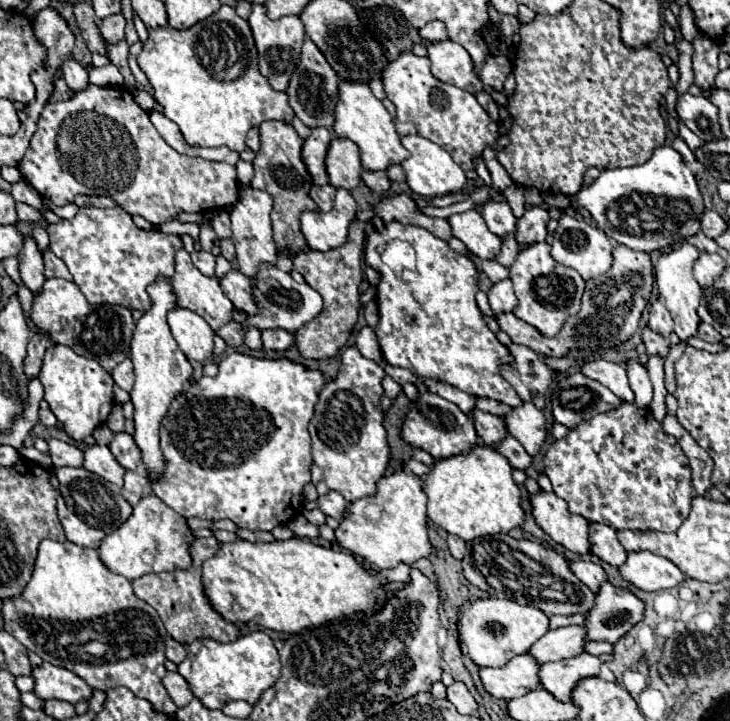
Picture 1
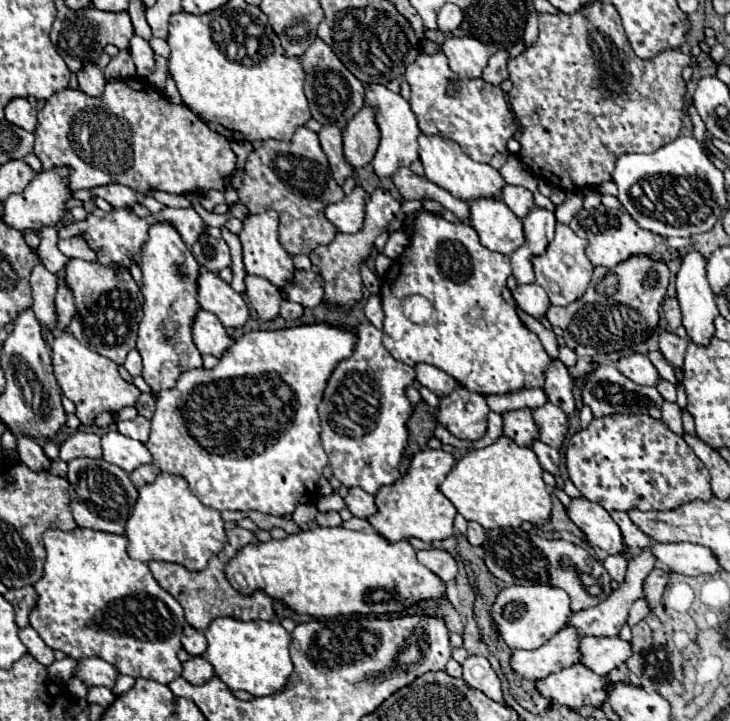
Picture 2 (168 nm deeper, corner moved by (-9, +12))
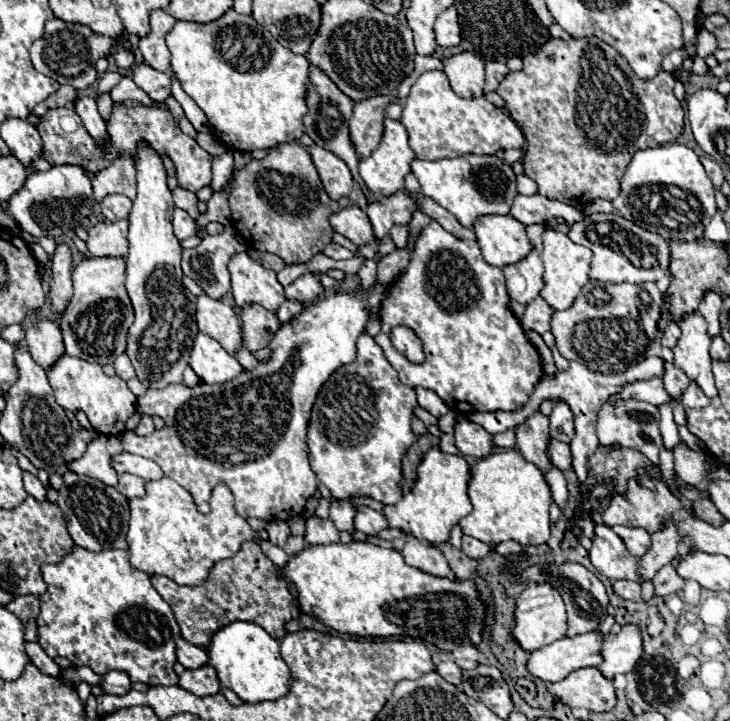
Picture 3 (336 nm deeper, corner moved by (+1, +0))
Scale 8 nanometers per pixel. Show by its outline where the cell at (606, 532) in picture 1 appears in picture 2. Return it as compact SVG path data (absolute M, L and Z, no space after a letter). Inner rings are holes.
M610 512L610 516L614 518L614 522L620 526L620 532L622 532L622 538L624 538L624 544L630 548L630 550L642 550L642 548L648 548L650 546L650 538L638 530L638 526L628 518L626 512Z

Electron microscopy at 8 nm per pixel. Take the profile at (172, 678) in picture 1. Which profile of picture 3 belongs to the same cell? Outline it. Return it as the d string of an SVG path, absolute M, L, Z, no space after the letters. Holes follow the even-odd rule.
M210 664L200 666L196 670L184 670L178 686L182 686L184 690L188 690L192 694L198 694L198 696L218 694L220 688L222 688L222 684L216 676L216 670Z

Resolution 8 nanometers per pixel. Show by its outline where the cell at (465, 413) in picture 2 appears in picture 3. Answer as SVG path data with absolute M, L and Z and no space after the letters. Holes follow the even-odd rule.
M462 420L456 424L454 430L456 436L456 446L460 454L464 456L474 456L474 458L484 458L494 450L492 434L488 434L480 424L474 424L470 420Z

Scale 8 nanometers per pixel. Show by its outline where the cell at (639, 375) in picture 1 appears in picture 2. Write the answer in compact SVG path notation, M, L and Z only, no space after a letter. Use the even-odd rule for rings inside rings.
M660 378L658 384L656 384L656 388L658 388L658 392L664 396L664 400L668 400L668 402L676 402L676 388L674 388L674 384L670 384L668 380Z

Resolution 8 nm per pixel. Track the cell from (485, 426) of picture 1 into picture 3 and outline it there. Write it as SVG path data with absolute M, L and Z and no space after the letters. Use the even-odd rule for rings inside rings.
M534 412L524 424L516 428L516 446L522 452L522 456L536 464L542 472L552 468L552 462L548 460L548 416Z

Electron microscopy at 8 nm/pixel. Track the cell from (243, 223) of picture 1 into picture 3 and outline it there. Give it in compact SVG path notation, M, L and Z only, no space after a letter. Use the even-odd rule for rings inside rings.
M246 252L232 256L228 264L232 276L232 294L238 308L260 304L270 312L276 312L286 300L282 284L276 280L276 272L254 262Z

